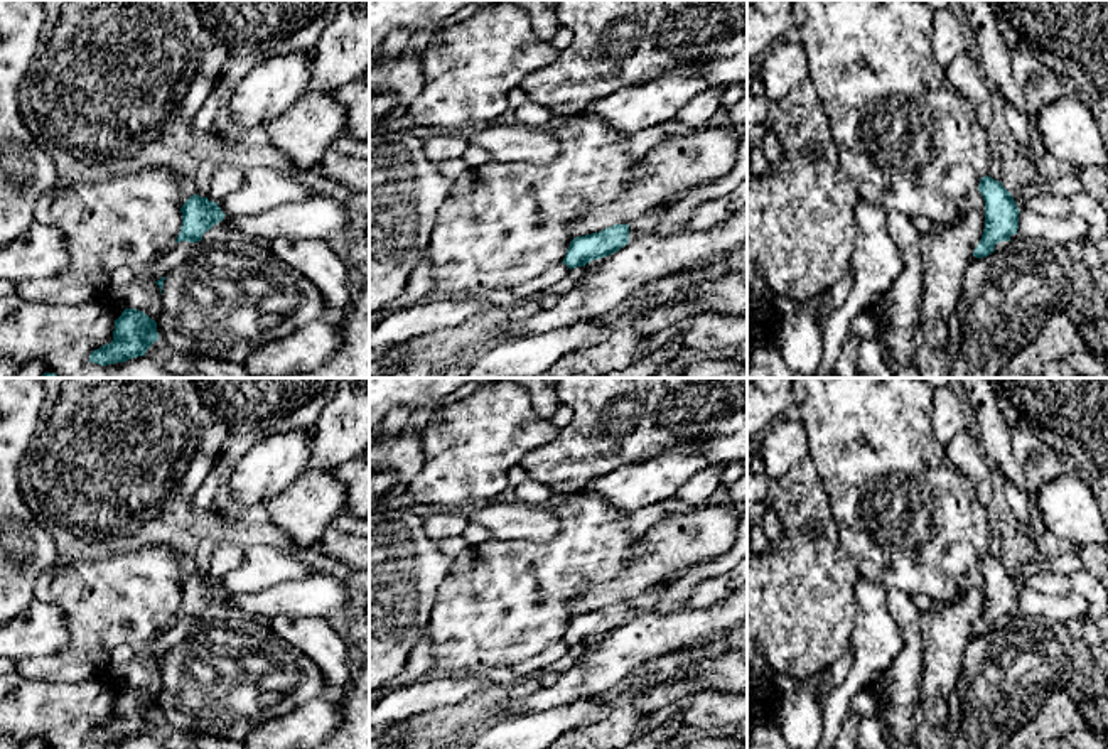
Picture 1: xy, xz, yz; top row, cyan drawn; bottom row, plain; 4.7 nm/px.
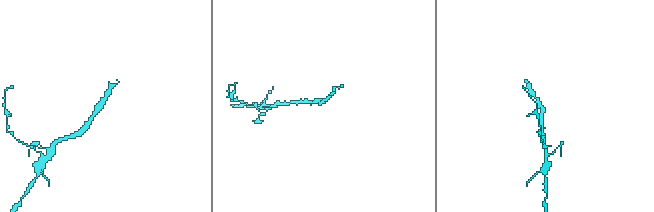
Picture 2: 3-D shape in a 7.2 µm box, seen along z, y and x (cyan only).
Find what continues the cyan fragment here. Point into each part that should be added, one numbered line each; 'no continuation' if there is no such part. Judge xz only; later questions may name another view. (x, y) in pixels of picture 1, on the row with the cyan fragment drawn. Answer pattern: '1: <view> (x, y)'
no continuation

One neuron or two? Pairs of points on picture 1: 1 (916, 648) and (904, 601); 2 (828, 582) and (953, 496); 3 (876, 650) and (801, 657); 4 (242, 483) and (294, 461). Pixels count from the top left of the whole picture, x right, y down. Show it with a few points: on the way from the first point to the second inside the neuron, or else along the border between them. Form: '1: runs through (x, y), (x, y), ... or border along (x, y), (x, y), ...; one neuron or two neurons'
1: runs through (913, 636), (904, 613); one neuron
2: border along (837, 530), (840, 547), (859, 576); two neurons
3: border along (855, 609), (849, 648); two neurons
4: runs through (255, 479), (280, 461); one neuron

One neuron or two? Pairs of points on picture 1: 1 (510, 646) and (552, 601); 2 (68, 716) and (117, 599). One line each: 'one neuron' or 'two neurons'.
1: one neuron
2: two neurons

